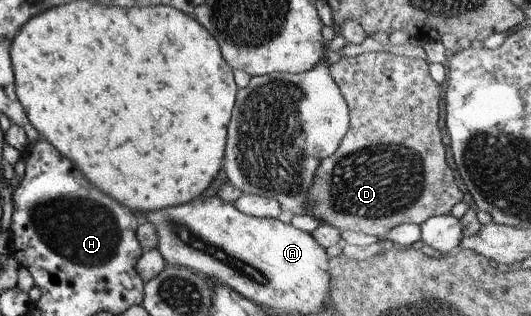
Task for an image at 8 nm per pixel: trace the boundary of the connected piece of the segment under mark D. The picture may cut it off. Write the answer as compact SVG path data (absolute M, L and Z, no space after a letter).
M361 53L356 57L344 57L333 63L329 68L331 79L339 87L339 92L348 108L349 124L345 135L341 139L339 146L329 157L321 159L313 173L313 183L307 191L307 211L303 215L309 215L313 219L319 219L331 227L335 227L340 232L349 230L351 232L360 232L369 236L383 239L393 227L402 224L420 225L429 219L429 217L449 214L455 203L459 203L463 198L463 193L457 189L453 173L447 163L445 163L445 149L441 143L437 119L439 119L439 99L441 99L441 87L431 79L428 71L428 63L423 59L413 57L399 57L391 53Z

